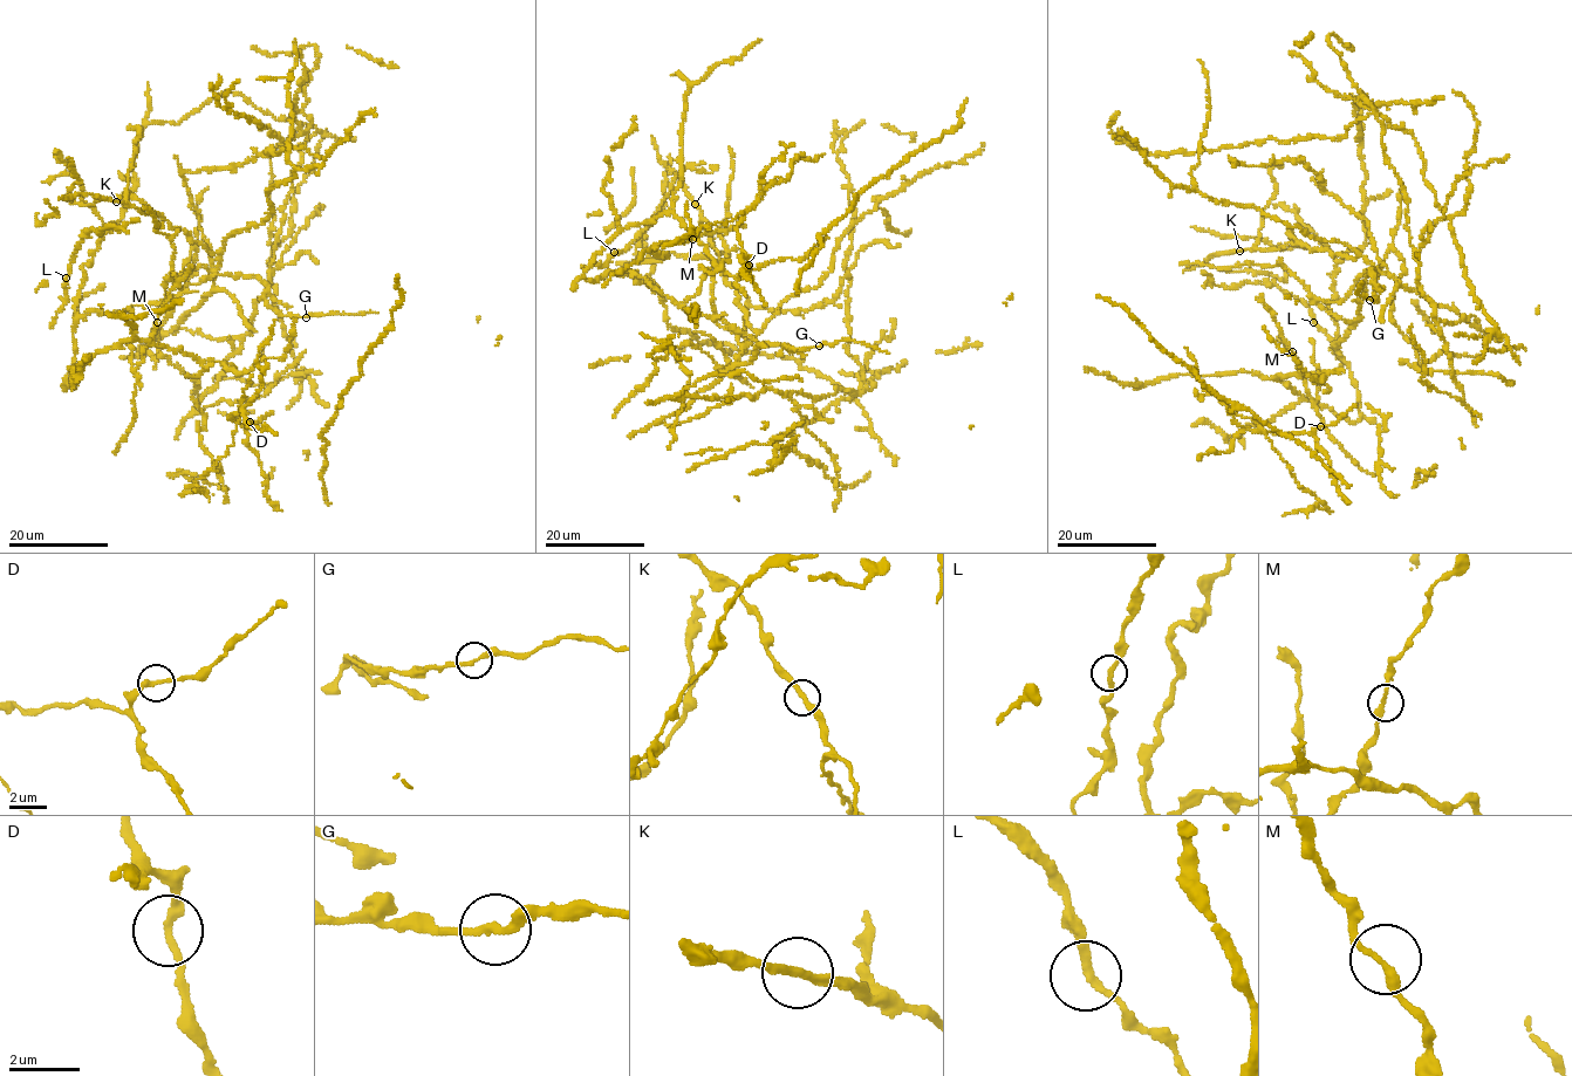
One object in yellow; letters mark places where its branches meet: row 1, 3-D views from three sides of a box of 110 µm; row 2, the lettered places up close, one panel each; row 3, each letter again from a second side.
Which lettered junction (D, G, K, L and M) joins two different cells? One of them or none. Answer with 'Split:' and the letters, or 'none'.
Split: none

